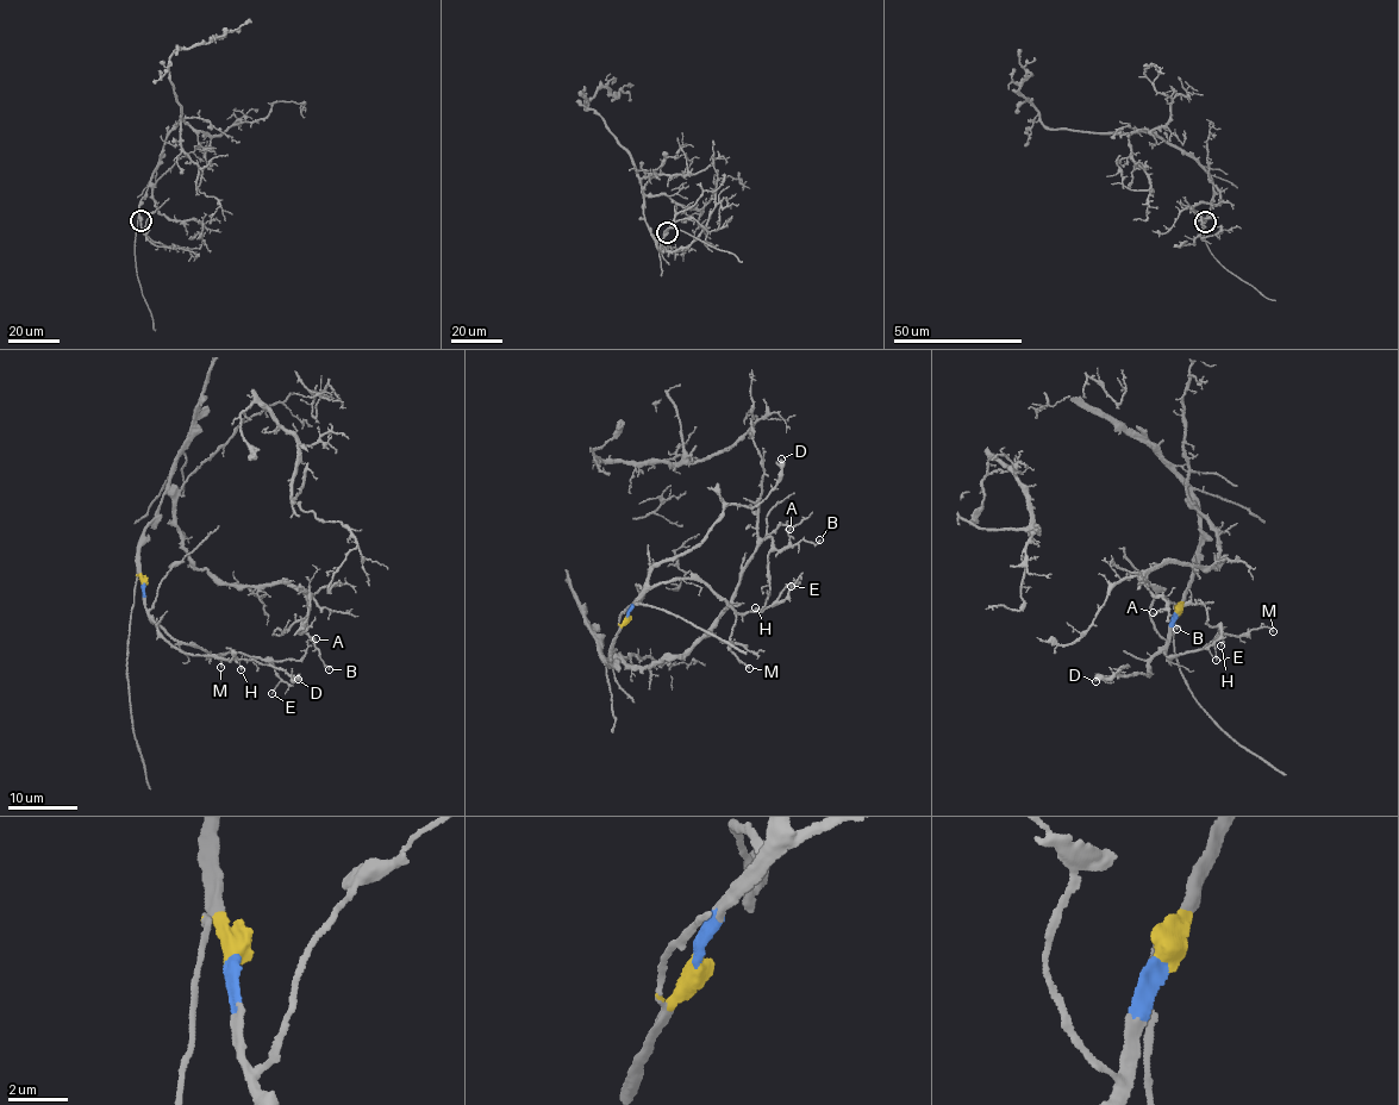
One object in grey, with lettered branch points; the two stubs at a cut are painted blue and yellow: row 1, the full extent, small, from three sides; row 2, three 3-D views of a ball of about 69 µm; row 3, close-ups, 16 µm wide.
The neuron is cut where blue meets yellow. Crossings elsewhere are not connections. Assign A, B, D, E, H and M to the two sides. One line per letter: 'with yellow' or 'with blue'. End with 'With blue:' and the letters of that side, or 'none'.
A: with yellow
B: with yellow
D: with blue
E: with blue
H: with blue
M: with blue
With blue: D, E, H, M

